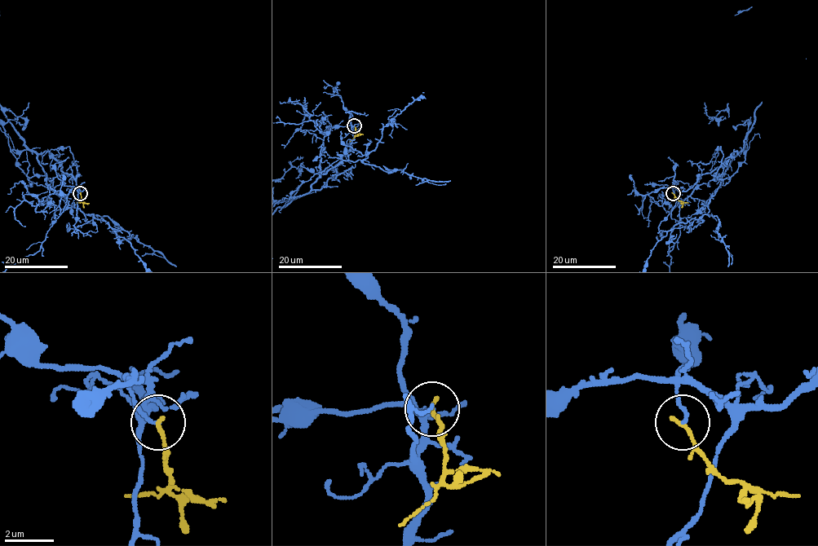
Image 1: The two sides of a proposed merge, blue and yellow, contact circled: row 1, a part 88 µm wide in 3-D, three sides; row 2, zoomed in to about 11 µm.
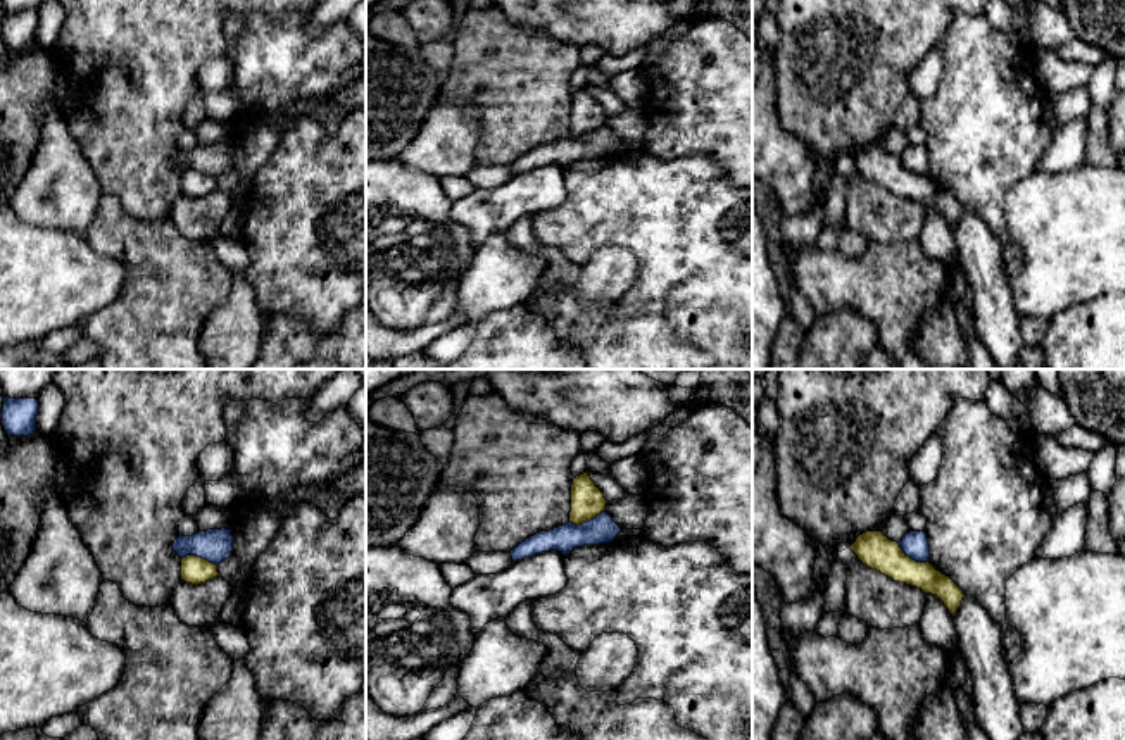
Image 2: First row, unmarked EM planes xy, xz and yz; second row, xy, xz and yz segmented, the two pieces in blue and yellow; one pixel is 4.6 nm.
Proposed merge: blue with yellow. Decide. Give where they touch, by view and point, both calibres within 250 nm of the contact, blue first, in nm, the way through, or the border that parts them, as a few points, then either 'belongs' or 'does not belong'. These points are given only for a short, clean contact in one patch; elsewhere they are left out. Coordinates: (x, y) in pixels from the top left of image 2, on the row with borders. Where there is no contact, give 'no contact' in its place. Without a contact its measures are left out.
meets blue in xy at (199, 556); 160 nm thick on the blue side, 130 nm on the other; border along xy (182, 558), (201, 556), (216, 566); does not belong

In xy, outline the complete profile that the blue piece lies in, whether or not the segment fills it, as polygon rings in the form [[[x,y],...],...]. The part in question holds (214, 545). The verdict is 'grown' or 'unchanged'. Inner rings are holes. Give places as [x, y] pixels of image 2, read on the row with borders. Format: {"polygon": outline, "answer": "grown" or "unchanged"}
{"polygon": [[[226,528],[207,530],[198,531],[192,536],[179,535],[173,543],[173,550],[181,559],[186,555],[197,555],[217,566],[231,555],[233,550],[231,530]]], "answer": "unchanged"}

